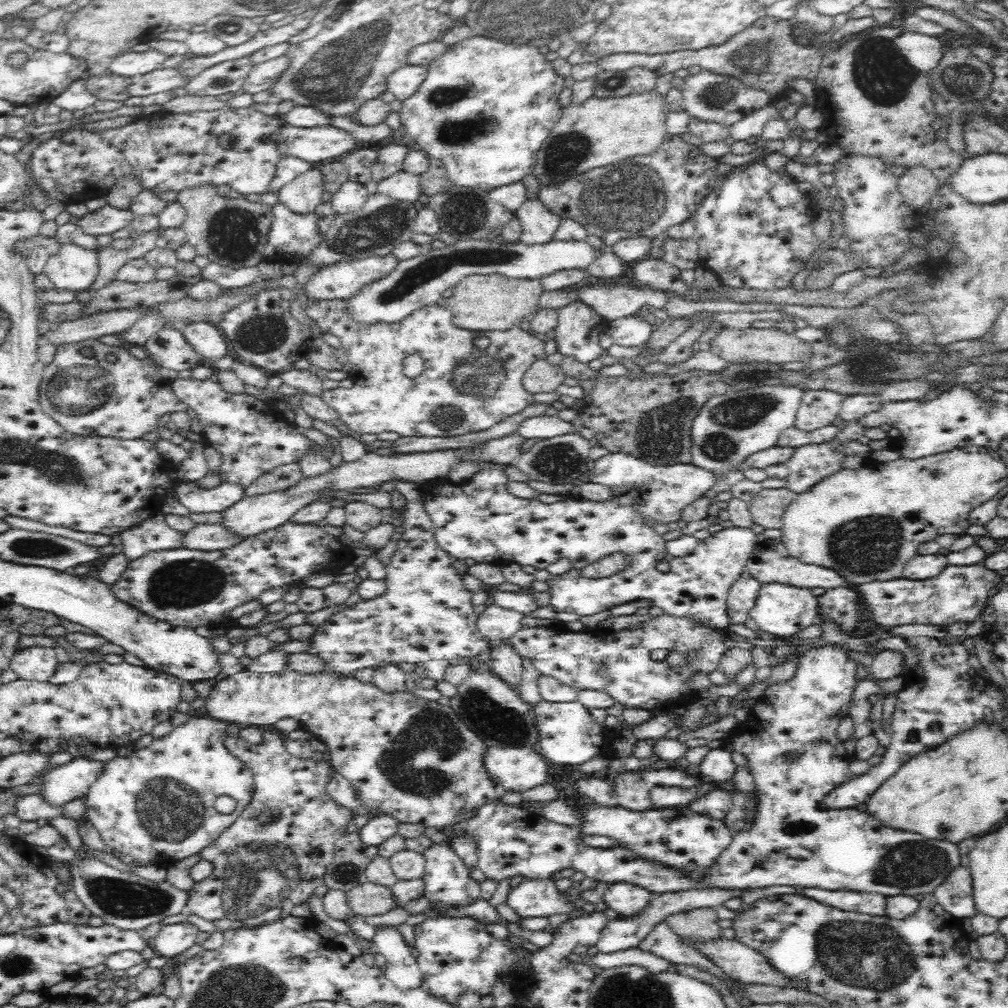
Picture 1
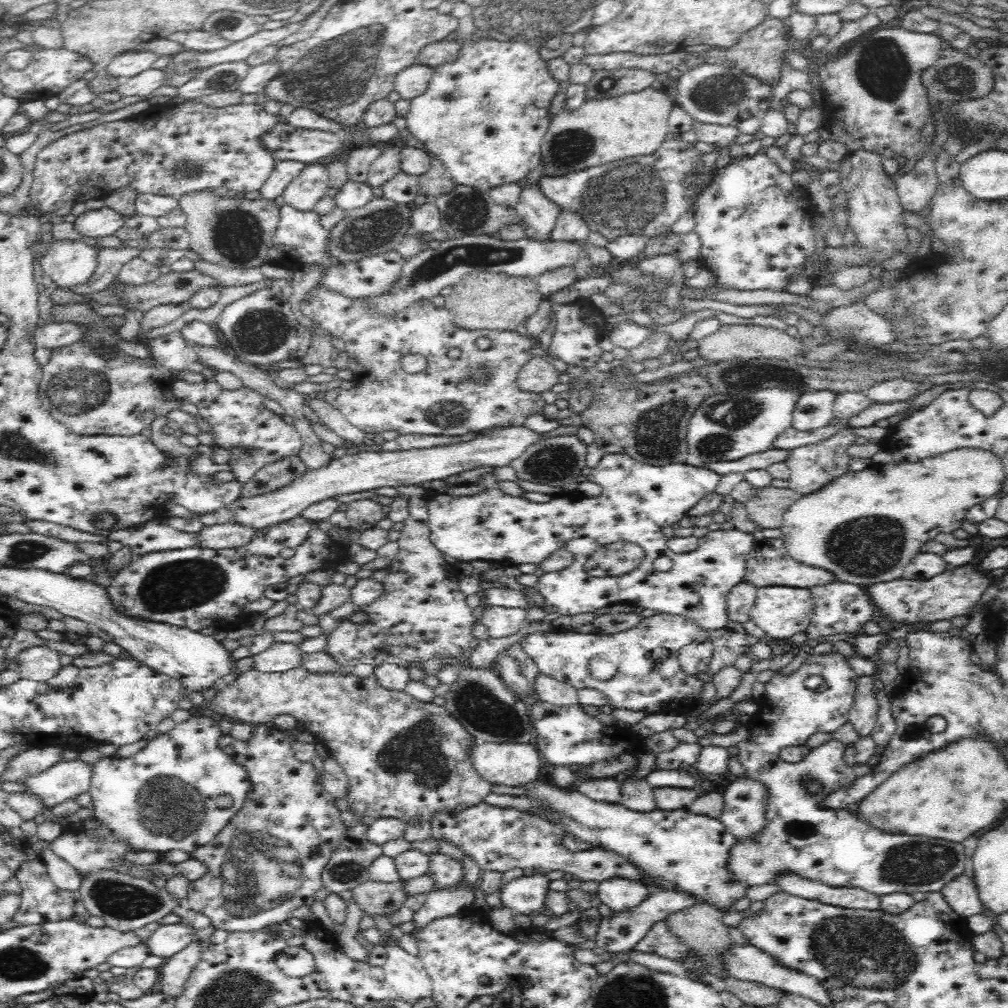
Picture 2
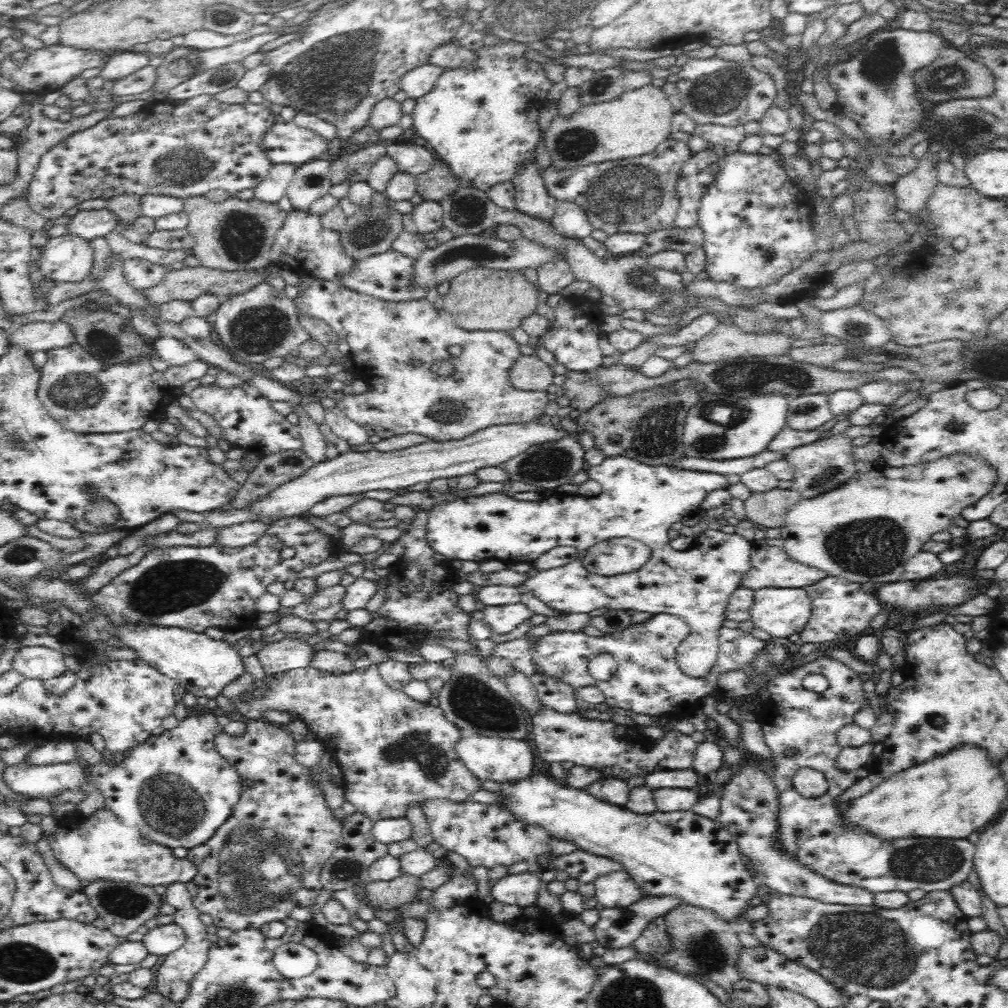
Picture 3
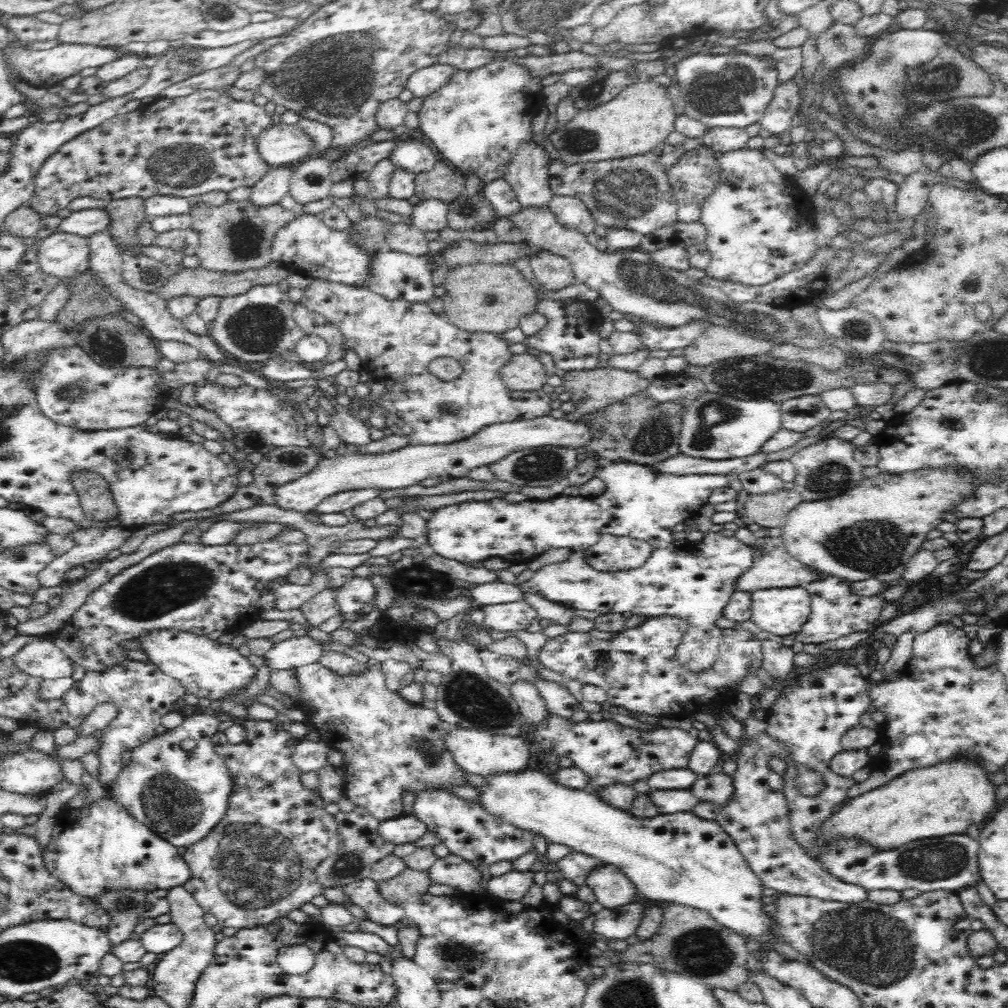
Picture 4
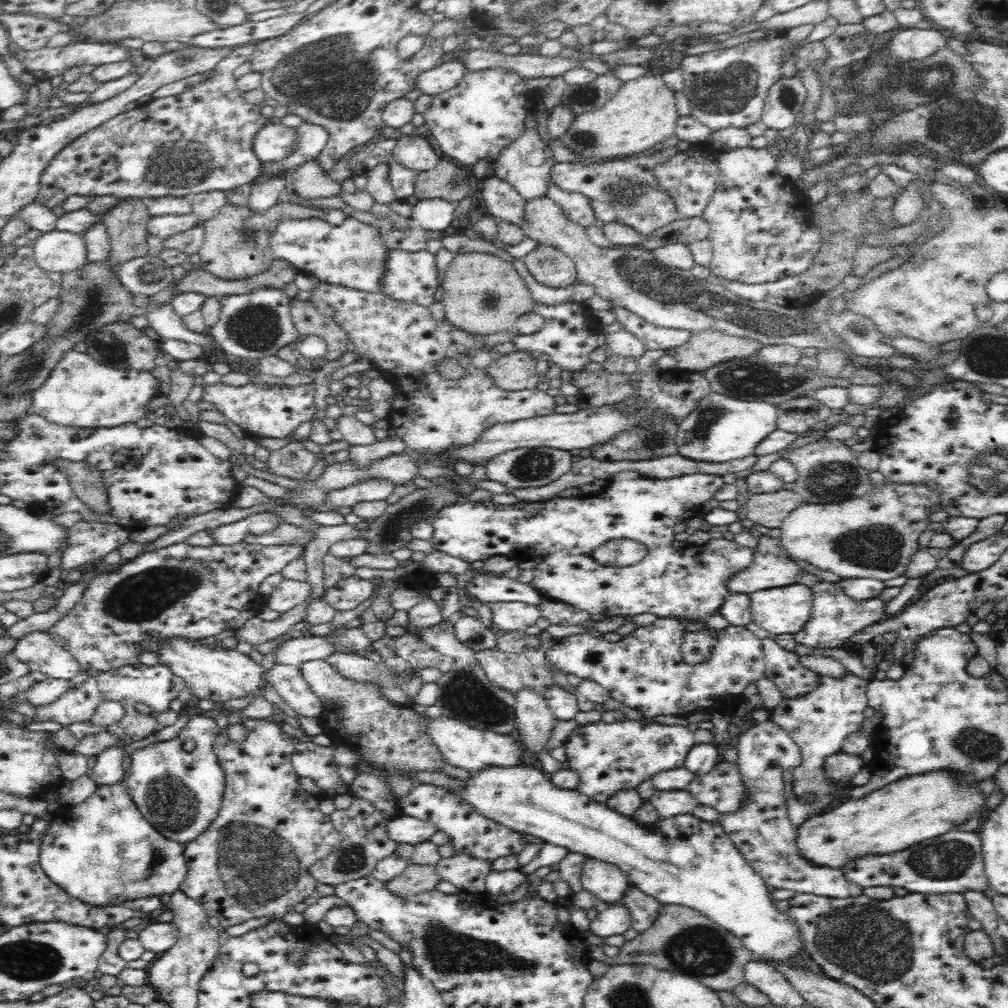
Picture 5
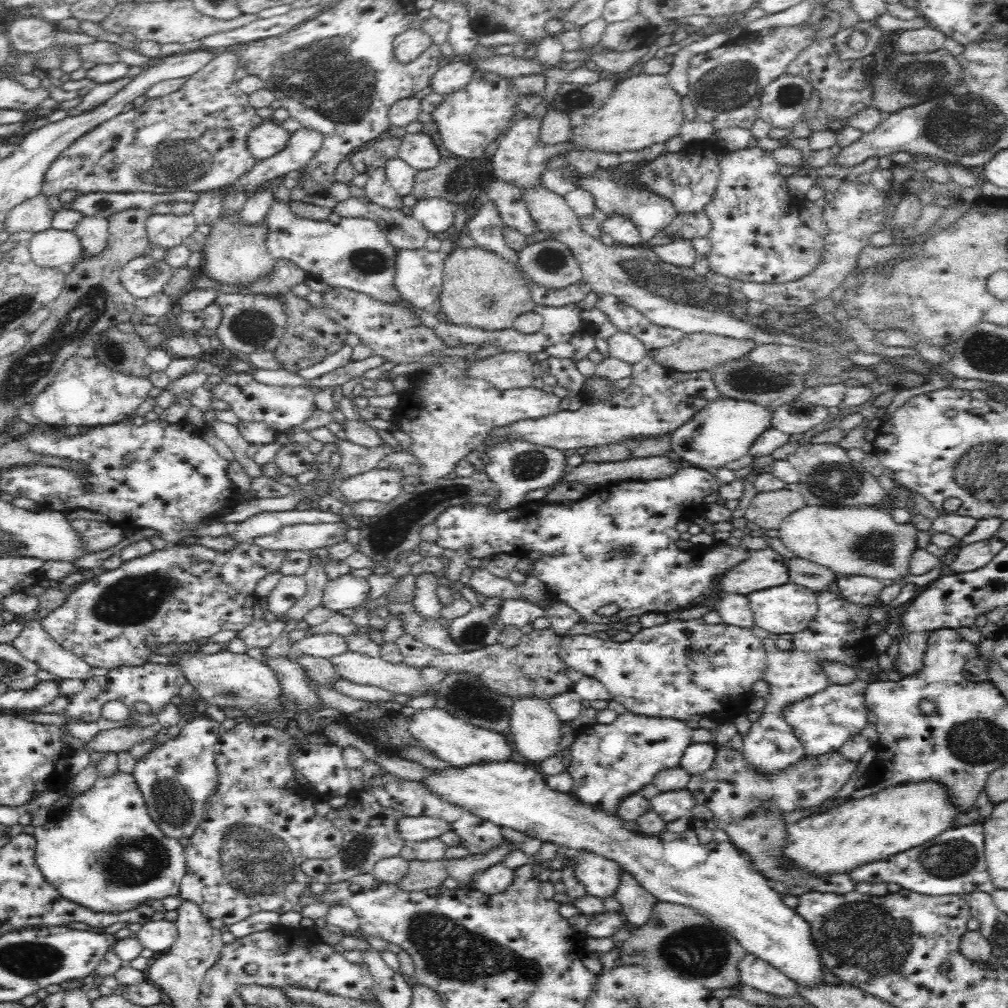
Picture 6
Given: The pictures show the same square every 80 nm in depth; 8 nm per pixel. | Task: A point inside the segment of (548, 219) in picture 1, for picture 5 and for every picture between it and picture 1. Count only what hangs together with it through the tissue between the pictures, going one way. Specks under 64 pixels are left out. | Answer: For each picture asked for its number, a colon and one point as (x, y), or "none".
2: (539, 215)
3: (532, 199)
4: (527, 172)
5: (513, 165)

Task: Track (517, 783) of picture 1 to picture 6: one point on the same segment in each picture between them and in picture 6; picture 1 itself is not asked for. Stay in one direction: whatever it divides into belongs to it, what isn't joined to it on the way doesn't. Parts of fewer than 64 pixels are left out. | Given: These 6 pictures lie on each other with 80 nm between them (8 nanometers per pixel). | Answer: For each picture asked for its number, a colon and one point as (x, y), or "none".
2: (513, 765)
3: (501, 760)
4: (480, 753)
5: (467, 748)
6: (460, 744)

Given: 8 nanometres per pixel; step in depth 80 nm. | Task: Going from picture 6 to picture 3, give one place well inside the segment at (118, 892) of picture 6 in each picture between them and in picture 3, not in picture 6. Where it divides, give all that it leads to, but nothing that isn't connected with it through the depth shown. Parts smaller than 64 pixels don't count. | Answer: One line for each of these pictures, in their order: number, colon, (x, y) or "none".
3: (99, 846)
4: (92, 848)
5: (102, 851)

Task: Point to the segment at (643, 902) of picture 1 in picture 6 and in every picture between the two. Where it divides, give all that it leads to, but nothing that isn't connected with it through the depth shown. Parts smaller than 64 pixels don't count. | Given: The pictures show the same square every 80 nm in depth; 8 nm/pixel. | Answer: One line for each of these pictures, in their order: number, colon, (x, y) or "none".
2: (621, 894)
3: (618, 890)
4: (612, 888)
5: (607, 882)
6: (600, 877)

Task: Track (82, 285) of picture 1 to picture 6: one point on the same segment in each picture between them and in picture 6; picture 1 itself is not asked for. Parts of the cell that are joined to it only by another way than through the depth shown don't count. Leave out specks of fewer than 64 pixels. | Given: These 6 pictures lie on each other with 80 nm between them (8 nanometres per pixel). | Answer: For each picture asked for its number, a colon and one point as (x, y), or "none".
2: (67, 263)
3: (69, 258)
4: (65, 256)
5: (57, 252)
6: (54, 249)

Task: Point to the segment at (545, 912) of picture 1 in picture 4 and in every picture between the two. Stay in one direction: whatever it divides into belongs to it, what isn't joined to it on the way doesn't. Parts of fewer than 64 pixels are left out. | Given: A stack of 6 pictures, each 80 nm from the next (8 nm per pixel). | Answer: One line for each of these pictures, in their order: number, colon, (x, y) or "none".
2: (527, 895)
3: (521, 890)
4: (513, 886)

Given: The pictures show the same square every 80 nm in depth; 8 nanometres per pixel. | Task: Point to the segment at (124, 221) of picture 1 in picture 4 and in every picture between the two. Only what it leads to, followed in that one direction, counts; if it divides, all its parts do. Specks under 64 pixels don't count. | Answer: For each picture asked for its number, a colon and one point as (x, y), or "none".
2: (102, 222)
3: (89, 224)
4: (84, 223)

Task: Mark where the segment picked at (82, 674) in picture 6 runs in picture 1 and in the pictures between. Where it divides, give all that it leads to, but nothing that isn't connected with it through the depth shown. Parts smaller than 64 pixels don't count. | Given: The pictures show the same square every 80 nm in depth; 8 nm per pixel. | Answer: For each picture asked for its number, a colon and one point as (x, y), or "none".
1: (36, 663)
2: (39, 663)
3: (38, 662)
4: (43, 659)
5: (37, 650)

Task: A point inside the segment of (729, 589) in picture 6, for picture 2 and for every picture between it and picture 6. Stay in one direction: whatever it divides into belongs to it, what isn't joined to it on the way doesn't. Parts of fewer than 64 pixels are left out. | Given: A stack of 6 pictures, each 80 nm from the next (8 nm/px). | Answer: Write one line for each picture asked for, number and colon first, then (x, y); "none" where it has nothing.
2: (765, 566)
3: (770, 566)
4: (773, 566)
5: (772, 566)

